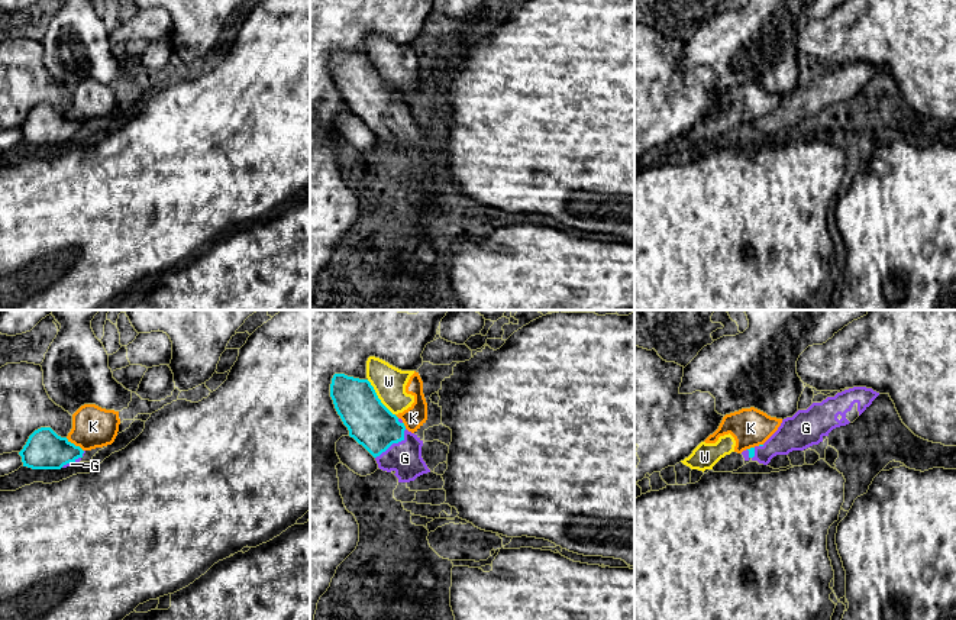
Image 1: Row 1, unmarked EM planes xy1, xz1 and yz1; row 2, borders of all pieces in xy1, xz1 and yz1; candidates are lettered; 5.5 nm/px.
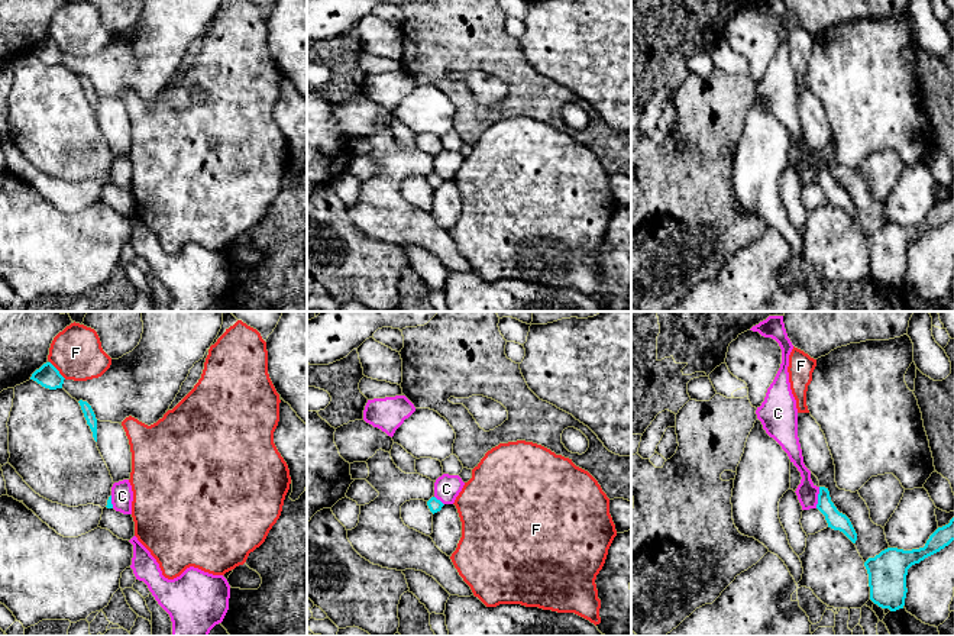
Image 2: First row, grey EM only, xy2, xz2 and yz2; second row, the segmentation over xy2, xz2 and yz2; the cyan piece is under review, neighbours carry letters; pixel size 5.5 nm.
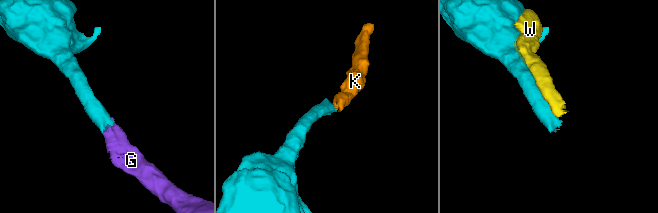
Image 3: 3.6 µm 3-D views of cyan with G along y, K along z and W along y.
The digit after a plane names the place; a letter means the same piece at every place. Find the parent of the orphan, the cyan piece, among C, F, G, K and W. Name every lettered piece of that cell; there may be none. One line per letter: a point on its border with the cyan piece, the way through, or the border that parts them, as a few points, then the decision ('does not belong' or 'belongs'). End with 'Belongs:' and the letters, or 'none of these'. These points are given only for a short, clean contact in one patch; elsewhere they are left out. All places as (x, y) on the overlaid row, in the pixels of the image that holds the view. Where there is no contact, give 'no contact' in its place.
C: yz2 (818, 497) | along yz2 (820, 487), (815, 507) | does not belong
F: xy2 (57, 370) | along xy2 (49, 361), (65, 378) | does not belong
G: xz1 (393, 442) | belongs
K: xy1 (73, 443) | along xy1 (65, 438), (83, 451) | does not belong
W: xz1 (377, 397) | does not belong
Belongs: G

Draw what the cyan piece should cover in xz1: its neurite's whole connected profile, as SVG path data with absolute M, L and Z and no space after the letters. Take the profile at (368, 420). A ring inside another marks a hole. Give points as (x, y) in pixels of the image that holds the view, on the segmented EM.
M335 374L330 384L330 397L337 414L349 430L349 436L375 458L380 469L387 472L394 471L398 482L410 482L430 472L422 458L423 440L408 432L403 420L381 403L368 380Z

